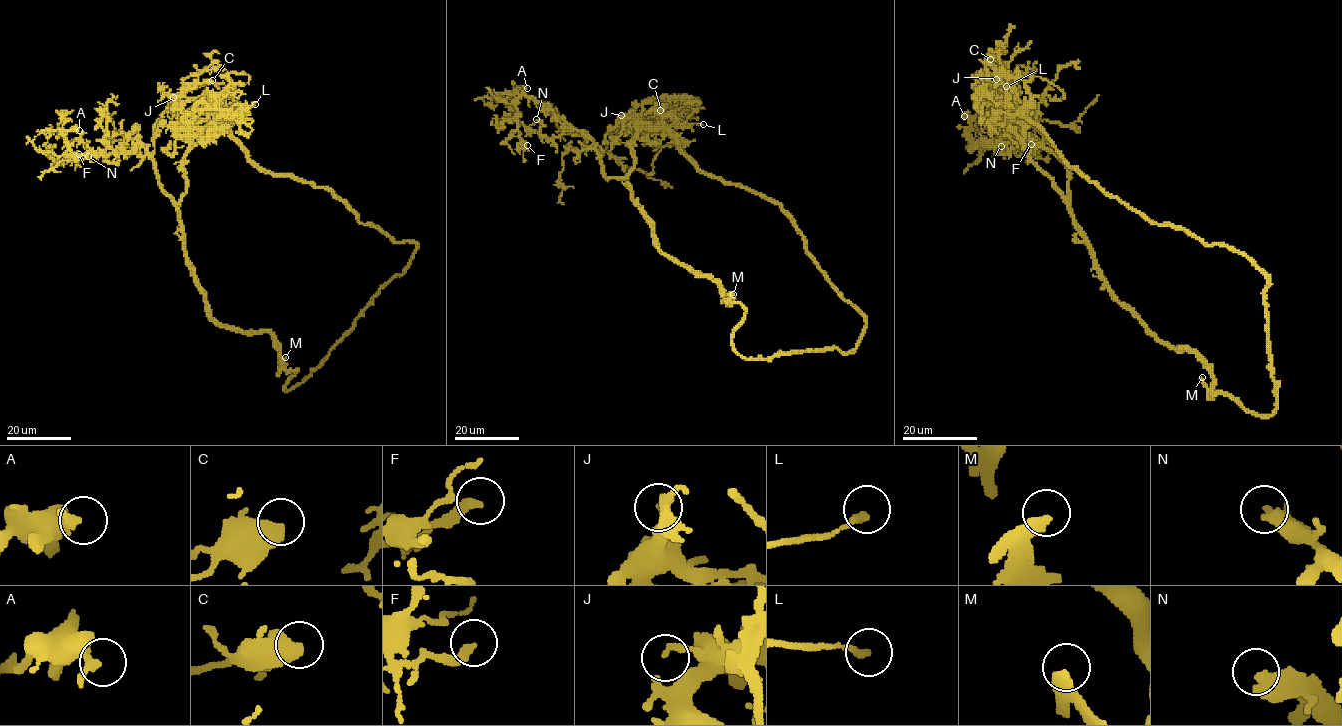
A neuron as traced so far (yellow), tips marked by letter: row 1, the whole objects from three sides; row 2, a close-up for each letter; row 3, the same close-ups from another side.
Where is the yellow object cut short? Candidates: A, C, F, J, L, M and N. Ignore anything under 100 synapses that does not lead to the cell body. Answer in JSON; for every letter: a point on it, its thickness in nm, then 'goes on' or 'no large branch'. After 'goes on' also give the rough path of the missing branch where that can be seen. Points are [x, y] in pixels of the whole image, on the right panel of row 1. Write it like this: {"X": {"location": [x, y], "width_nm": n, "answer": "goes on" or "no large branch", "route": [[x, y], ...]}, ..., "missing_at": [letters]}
{"A": {"location": [964, 116], "width_nm": 360, "answer": "no large branch"}, "C": {"location": [990, 59], "width_nm": 600, "answer": "no large branch"}, "F": {"location": [1031, 144], "width_nm": 320, "answer": "no large branch"}, "J": {"location": [996, 79], "width_nm": 180, "answer": "no large branch"}, "L": {"location": [1006, 86], "width_nm": 200, "answer": "no large branch"}, "M": {"location": [1202, 377], "width_nm": 340, "answer": "goes on", "route": [[1202, 377], [1189, 376], [1183, 346], [1189, 345]]}, "N": {"location": [1001, 146], "width_nm": 480, "answer": "no large branch"}, "missing_at": ["M"]}

